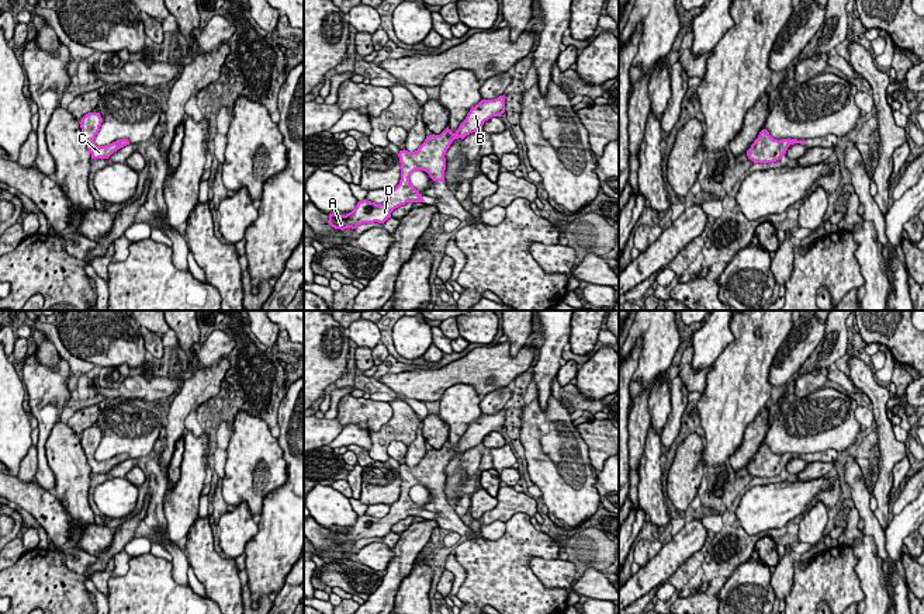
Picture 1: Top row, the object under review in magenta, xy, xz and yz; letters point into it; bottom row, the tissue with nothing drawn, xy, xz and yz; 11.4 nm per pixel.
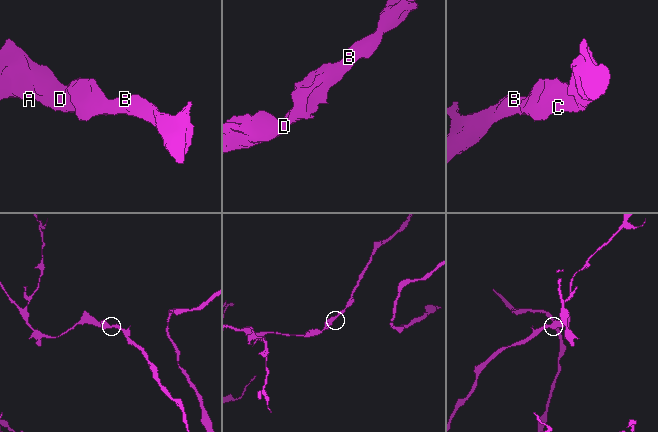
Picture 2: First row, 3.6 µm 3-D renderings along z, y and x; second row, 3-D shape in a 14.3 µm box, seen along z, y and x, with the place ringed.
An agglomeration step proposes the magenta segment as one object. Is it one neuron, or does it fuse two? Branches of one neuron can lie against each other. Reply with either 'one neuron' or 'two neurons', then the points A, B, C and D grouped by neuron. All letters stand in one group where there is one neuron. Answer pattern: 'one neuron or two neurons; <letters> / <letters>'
one neuron; A B C D

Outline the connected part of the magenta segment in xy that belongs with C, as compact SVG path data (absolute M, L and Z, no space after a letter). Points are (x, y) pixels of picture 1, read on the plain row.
M89 427L80 436L82 448L86 454L87 464L91 468L91 473L108 473L118 464L129 459L128 454L118 454L105 461L97 461L94 454L100 445L103 433L100 427Z

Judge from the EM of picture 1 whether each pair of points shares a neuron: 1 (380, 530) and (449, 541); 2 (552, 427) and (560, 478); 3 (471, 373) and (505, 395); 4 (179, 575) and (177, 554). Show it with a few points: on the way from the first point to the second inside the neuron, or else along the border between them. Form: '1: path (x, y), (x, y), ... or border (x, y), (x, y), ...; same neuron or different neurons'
1: border (452, 530), (462, 536); different neurons
2: path (552, 440), (559, 465); same neuron
3: border (507, 385), (492, 389), (484, 396); different neurons
4: path (179, 569), (179, 559); same neuron

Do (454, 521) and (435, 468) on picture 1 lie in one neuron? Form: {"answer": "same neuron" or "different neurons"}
{"answer": "same neuron"}

